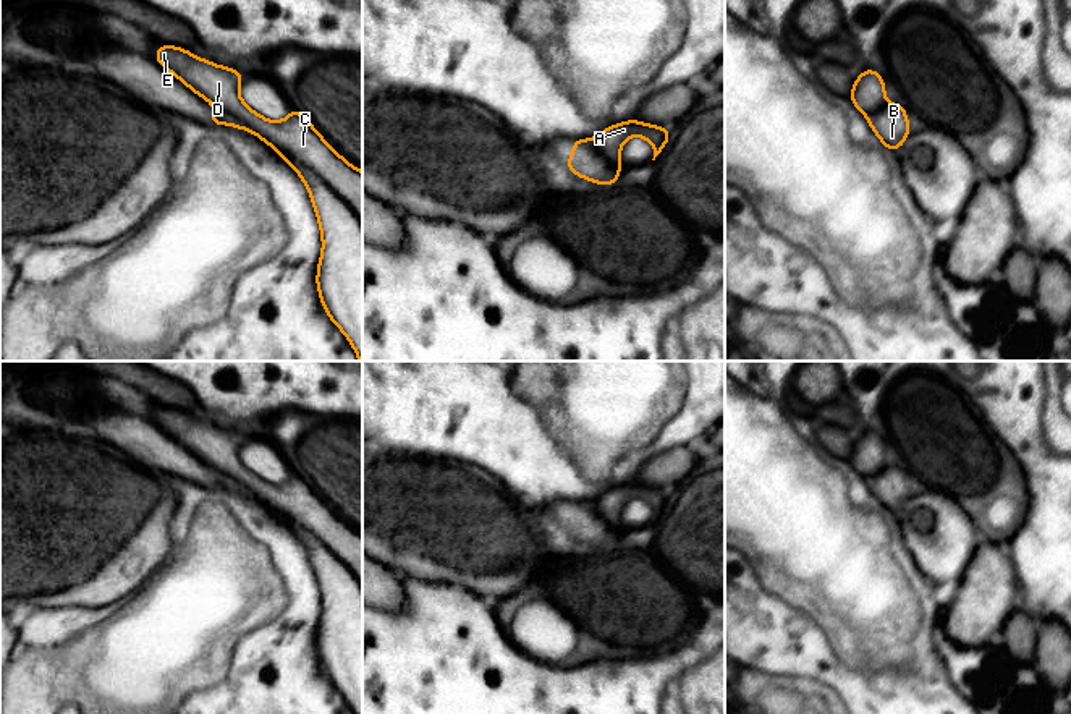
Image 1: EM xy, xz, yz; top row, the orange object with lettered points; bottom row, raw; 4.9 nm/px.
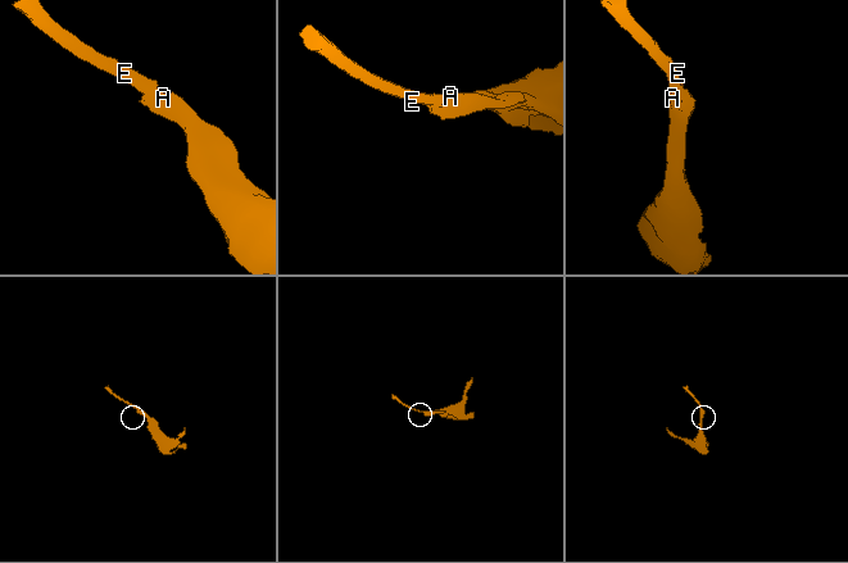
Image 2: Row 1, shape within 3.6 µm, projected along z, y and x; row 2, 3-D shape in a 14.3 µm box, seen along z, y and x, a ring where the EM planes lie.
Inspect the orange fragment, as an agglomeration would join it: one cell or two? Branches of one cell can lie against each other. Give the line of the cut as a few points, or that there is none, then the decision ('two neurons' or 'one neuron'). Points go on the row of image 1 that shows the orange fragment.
xy (277, 149), (288, 159), (309, 167), (361, 222) | two neurons

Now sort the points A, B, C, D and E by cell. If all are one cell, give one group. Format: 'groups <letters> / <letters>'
groups A C D E / B

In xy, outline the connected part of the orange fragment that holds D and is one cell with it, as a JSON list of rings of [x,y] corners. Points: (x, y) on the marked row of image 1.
[[[160,45],[154,60],[288,160],[317,173],[362,222],[362,172],[346,162],[298,108],[282,121],[264,118],[239,97],[243,73],[199,58],[186,49]]]

